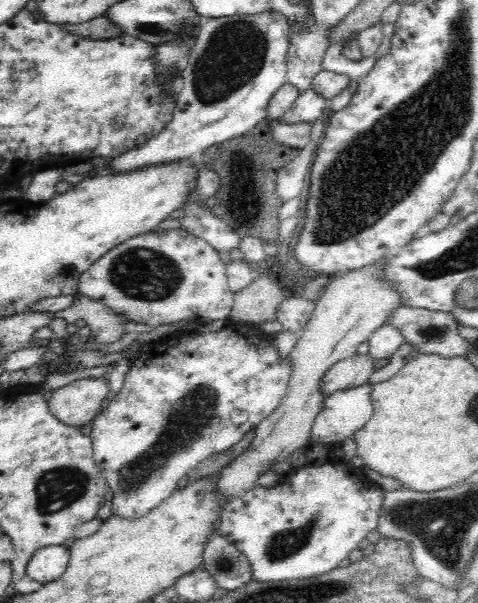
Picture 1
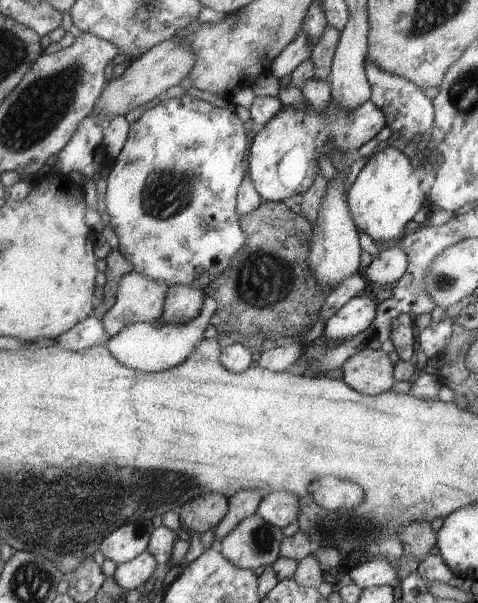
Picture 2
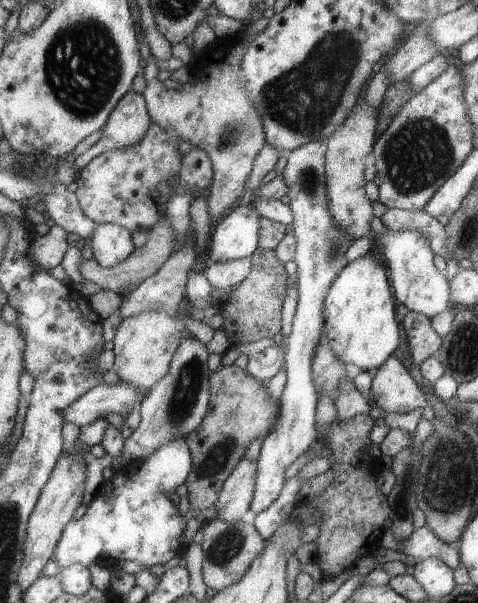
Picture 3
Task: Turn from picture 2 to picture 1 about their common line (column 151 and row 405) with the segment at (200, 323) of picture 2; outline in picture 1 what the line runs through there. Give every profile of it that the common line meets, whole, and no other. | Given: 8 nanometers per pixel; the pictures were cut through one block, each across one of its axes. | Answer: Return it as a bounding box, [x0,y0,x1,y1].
[310,382,373,448]

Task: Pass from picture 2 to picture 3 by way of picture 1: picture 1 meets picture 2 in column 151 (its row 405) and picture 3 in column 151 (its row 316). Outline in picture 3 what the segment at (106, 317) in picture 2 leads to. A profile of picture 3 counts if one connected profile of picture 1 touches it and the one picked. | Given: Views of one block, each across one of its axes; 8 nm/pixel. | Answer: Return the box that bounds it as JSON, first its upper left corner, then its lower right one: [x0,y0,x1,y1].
[113,312,181,398]

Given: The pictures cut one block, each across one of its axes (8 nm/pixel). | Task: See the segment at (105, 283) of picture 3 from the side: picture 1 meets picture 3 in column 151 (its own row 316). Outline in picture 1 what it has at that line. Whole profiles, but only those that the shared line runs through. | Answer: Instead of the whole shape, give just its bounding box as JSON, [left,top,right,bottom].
[228,274,286,324]

